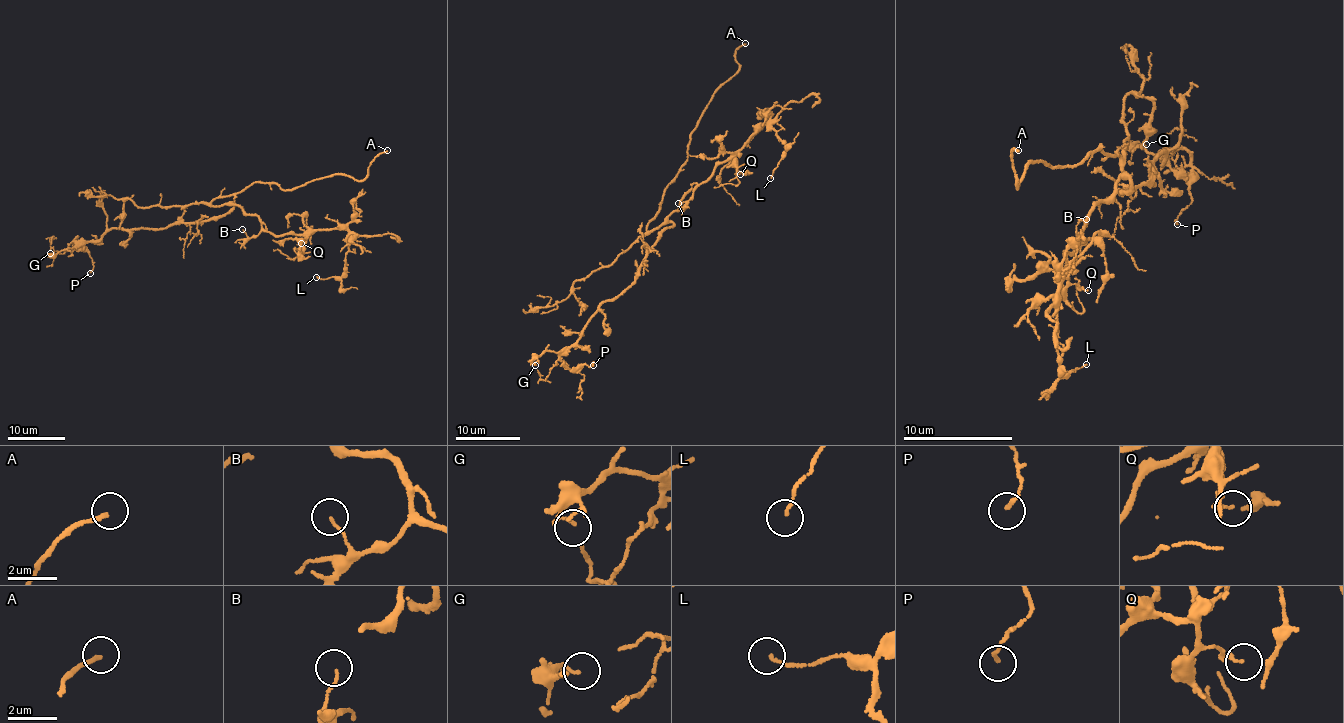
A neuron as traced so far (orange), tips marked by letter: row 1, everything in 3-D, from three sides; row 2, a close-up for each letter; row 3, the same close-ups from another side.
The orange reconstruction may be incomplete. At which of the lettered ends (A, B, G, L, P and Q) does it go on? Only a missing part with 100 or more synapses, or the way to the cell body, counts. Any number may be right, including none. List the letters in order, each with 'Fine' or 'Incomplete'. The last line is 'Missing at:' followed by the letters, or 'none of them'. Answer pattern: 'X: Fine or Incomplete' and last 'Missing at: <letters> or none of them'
A: Incomplete
B: Fine
G: Fine
L: Fine
P: Fine
Q: Fine
Missing at: A

